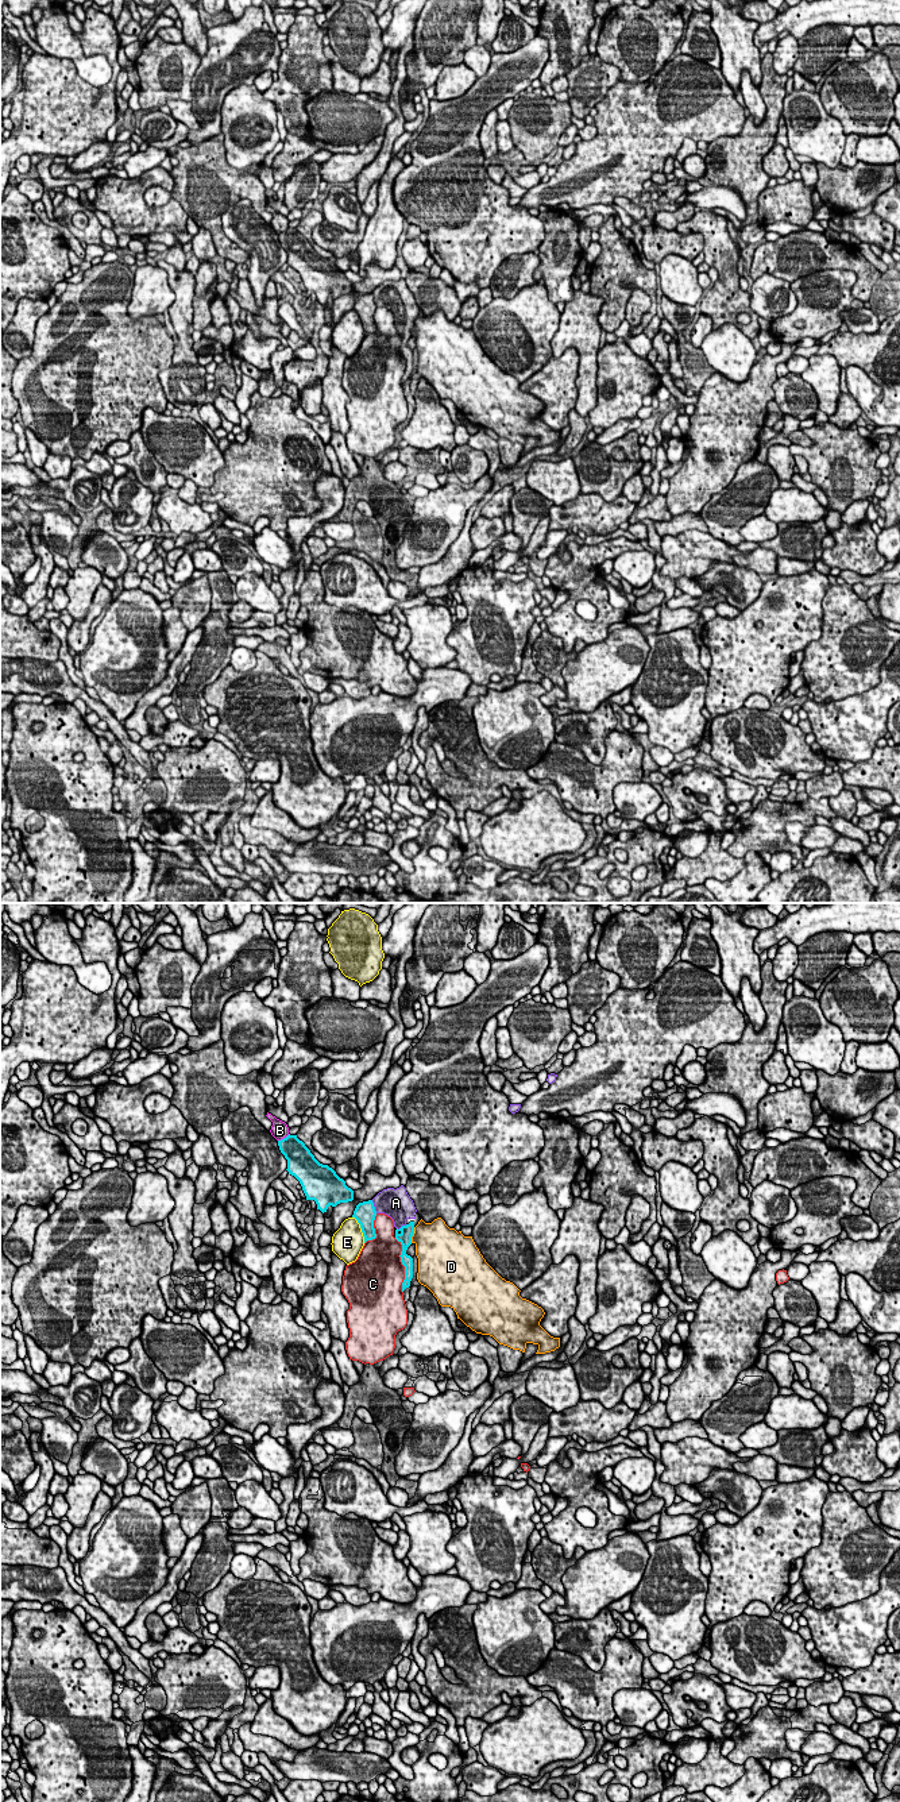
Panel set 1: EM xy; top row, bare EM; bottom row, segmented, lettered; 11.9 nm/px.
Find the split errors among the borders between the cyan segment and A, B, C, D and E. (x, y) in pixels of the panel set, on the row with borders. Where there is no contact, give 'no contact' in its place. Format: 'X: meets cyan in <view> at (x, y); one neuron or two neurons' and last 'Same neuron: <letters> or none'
A: meets cyan in xy at (374, 1207); one neuron
B: meets cyan in xy at (284, 1138); two neurons
C: meets cyan in xy at (402, 1264); two neurons
D: meets cyan in xy at (412, 1235); two neurons
E: meets cyan in xy at (362, 1230); two neurons
Same neuron: A

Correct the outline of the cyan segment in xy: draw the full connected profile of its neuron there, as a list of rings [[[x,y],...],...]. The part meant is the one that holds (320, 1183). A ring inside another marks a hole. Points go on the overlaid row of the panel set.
[[[287,1135],[278,1141],[281,1153],[287,1159],[287,1172],[294,1176],[306,1196],[314,1200],[322,1213],[328,1207],[354,1200],[354,1191],[345,1185],[336,1172],[320,1164],[297,1135]]]

